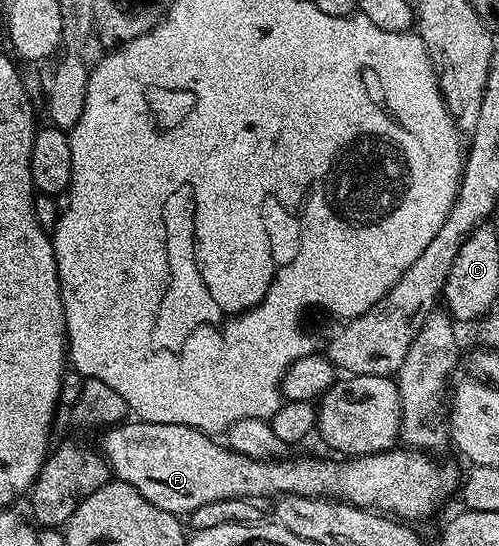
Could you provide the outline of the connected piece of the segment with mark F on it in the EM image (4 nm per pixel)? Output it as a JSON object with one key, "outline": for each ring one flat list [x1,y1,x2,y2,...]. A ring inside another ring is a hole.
{"outline":[[127,421,122,425,108,427,102,432,103,455,111,466,111,471,120,483,133,485,141,497,153,501,166,511,172,511,180,517,186,516,200,505,209,505,211,501,226,499,250,499,252,501,270,500,281,495,314,495,352,503,354,507,378,509,390,513,403,521,427,519,451,494,456,494,461,479,455,476,455,467,451,463,438,463,438,458,421,451,410,449,392,449,376,455,356,455,344,458,343,463,334,463,331,459,250,459,231,450,226,445,218,447,216,440,206,431,198,431,189,425,165,425,164,423,145,423]]}

